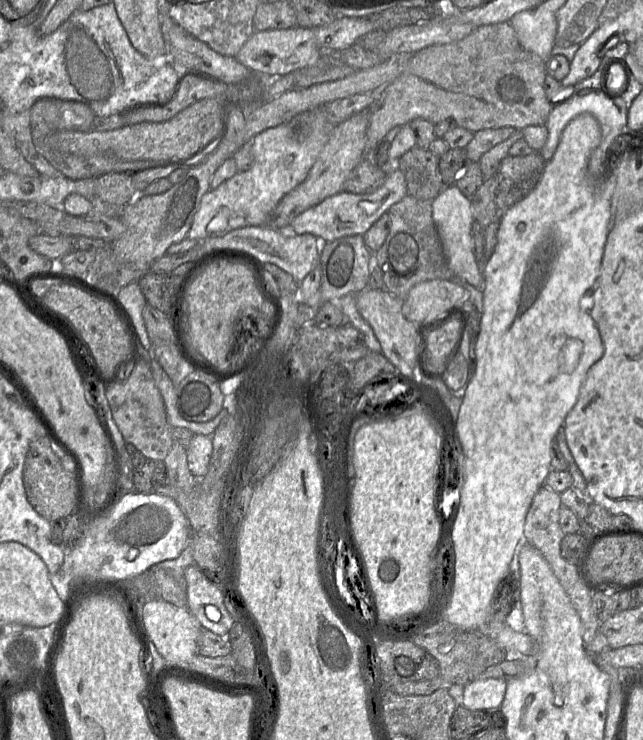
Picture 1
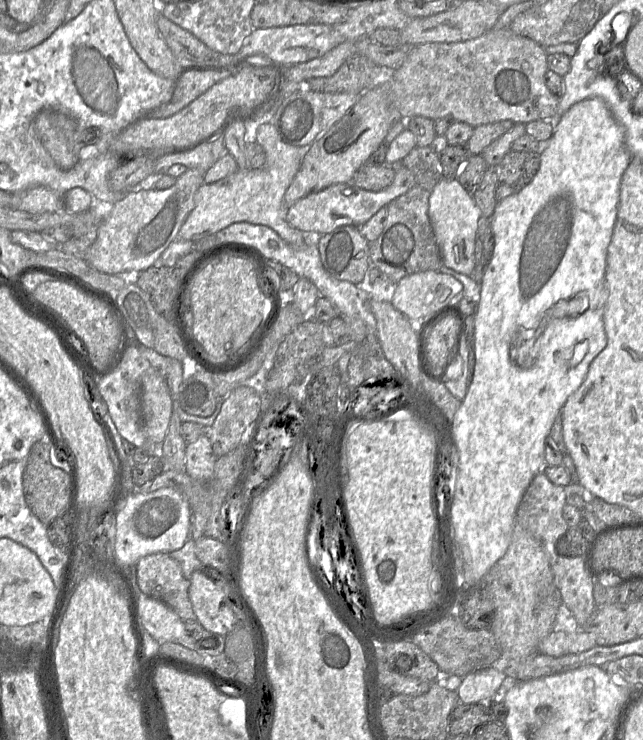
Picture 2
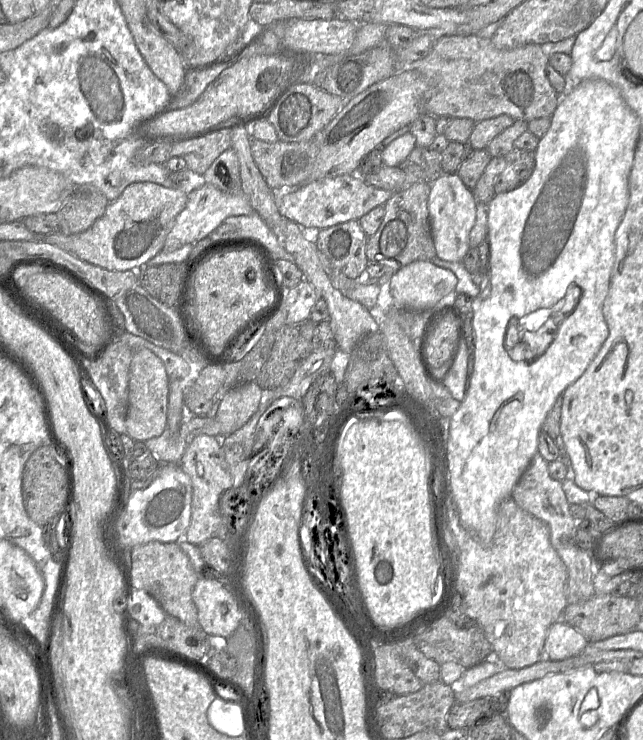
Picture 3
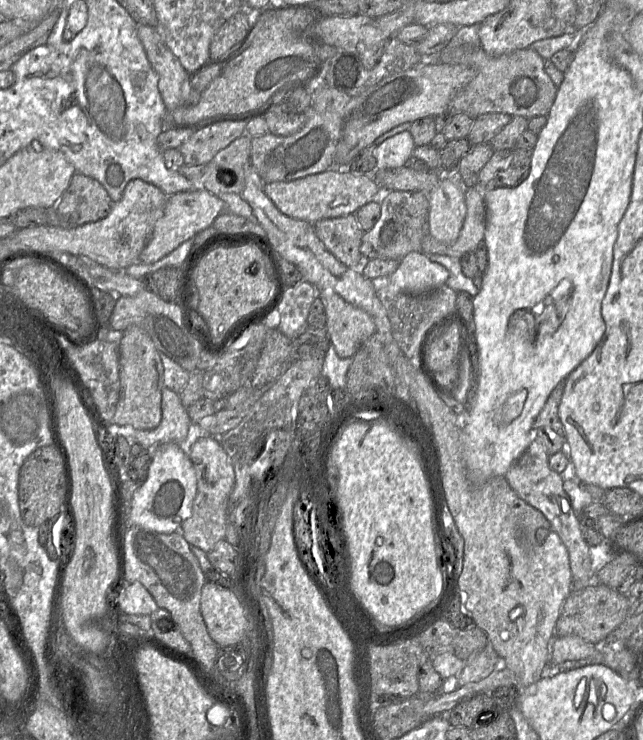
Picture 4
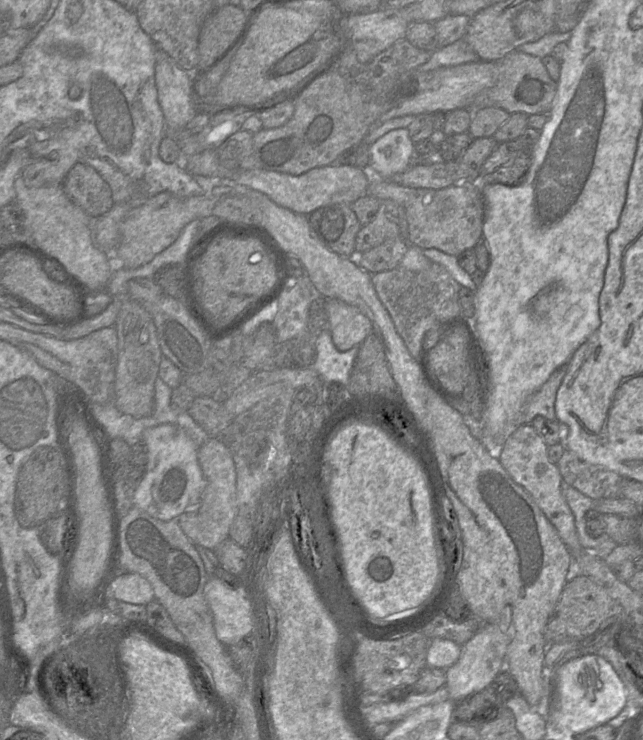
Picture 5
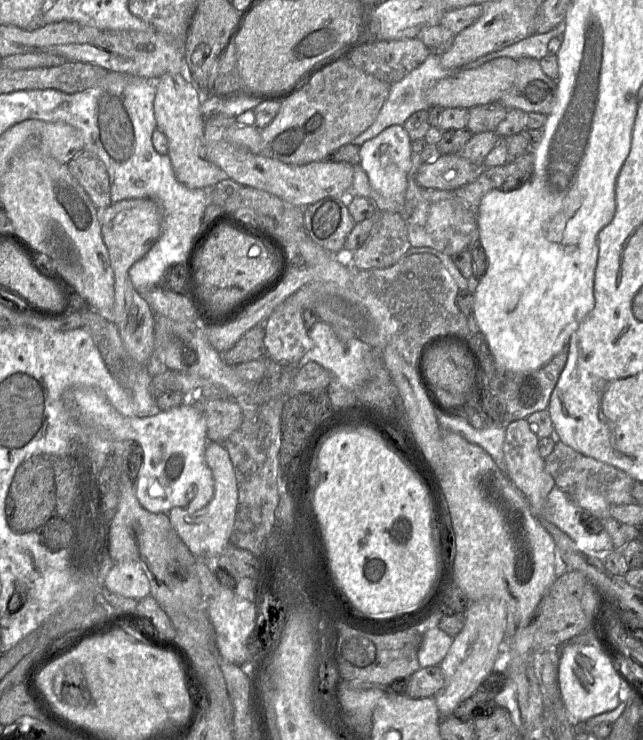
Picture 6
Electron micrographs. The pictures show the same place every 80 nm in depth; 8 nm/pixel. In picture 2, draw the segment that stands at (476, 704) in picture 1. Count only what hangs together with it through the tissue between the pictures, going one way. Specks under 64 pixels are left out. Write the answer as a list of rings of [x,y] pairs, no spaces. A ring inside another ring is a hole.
[[[488,667],[462,677],[458,701],[464,704],[488,703],[497,698],[497,691],[506,678],[501,671]]]

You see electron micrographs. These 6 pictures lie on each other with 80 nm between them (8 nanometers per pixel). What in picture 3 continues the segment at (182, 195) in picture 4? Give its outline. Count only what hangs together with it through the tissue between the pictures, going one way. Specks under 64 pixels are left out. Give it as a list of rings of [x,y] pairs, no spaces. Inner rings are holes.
[[[198,181],[188,192],[186,206],[175,218],[161,251],[172,252],[188,243],[194,244],[210,235],[228,217],[251,215],[254,212],[251,203],[242,191],[229,194],[210,184],[201,184]]]

